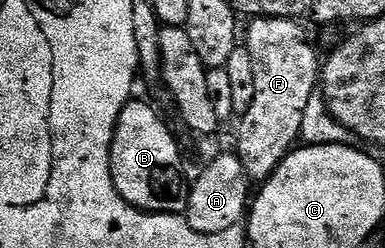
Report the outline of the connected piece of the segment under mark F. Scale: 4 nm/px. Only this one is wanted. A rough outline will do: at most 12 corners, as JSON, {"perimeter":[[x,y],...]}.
{"perimeter":[[254,17],[256,97],[236,154],[269,180],[299,142],[318,51],[294,17]]}

